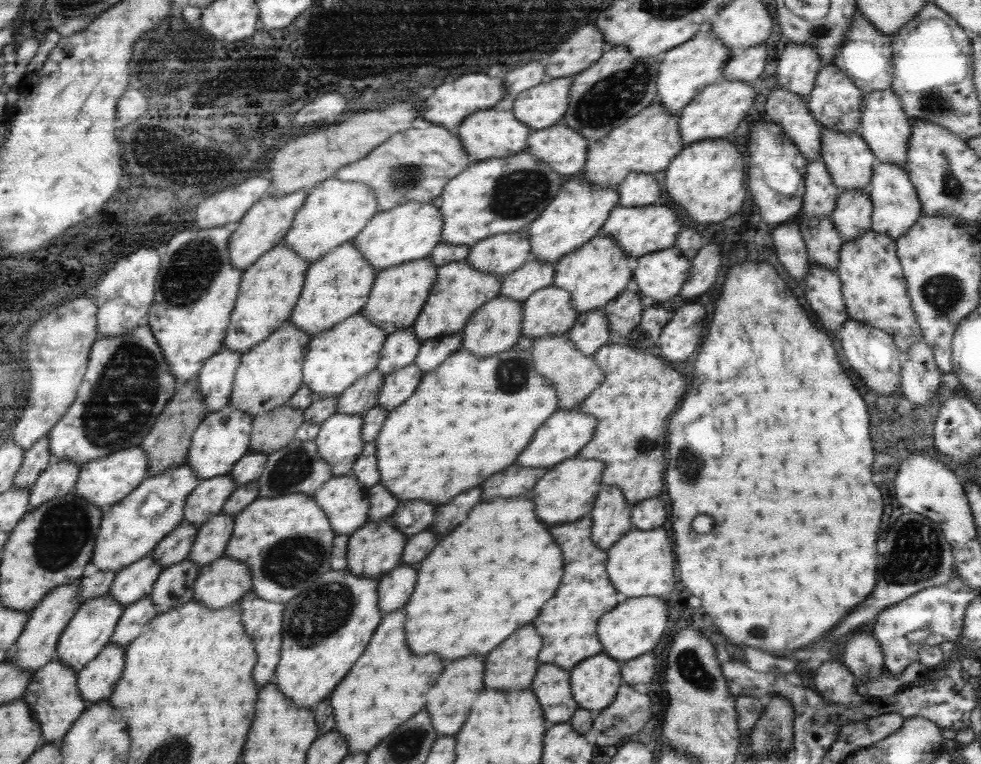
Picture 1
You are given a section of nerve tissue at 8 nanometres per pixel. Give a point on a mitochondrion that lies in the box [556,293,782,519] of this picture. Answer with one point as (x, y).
(690, 464)

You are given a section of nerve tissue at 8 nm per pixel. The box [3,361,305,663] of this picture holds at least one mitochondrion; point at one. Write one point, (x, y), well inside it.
(61, 536)

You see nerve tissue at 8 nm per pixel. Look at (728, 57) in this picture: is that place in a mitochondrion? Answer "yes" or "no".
no

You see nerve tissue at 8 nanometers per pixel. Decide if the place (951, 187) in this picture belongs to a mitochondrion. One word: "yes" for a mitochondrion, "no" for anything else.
yes

